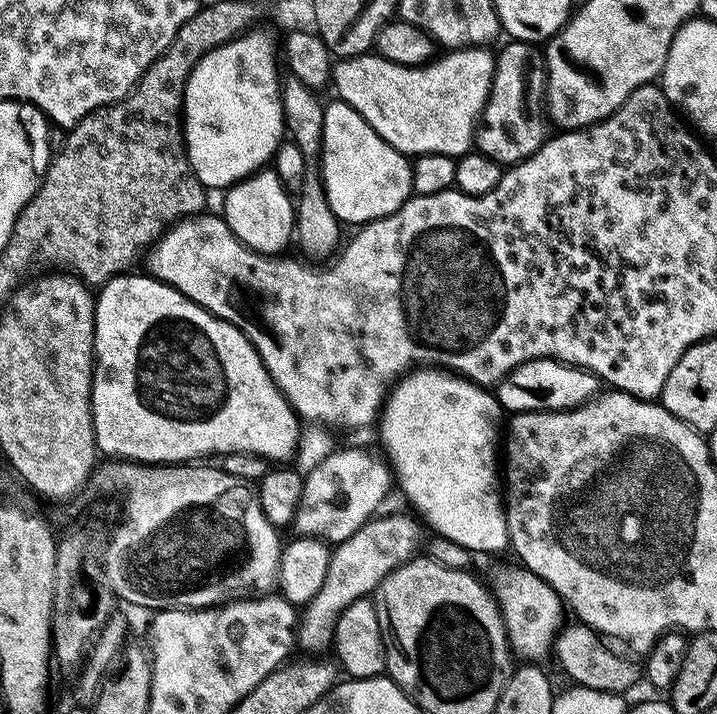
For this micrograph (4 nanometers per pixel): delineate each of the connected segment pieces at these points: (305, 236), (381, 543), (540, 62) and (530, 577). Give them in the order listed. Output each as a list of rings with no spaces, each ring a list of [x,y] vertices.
[[[287,77],[282,84],[281,100],[284,104],[286,126],[292,142],[302,151],[306,158],[307,170],[304,185],[300,189],[301,200],[297,203],[297,241],[303,250],[314,258],[326,258],[339,249],[340,231],[342,225],[337,216],[330,210],[329,200],[325,196],[323,173],[319,166],[324,147],[325,134],[325,105],[320,102],[321,97],[296,77]]]
[[[415,515],[384,516],[369,520],[354,538],[346,538],[346,542],[335,545],[330,574],[326,574],[326,586],[307,605],[305,614],[298,624],[298,644],[312,654],[322,654],[333,647],[336,639],[336,623],[338,618],[356,600],[371,597],[380,583],[398,570],[402,565],[417,559],[420,543],[424,540],[425,529]]]
[[[508,42],[496,56],[496,73],[484,115],[476,129],[474,148],[477,153],[501,166],[526,162],[550,139],[546,119],[548,69],[541,49],[534,44]]]
[[[500,568],[490,579],[490,587],[497,600],[500,610],[504,613],[504,621],[508,623],[508,641],[512,643],[513,653],[520,656],[524,662],[544,662],[553,655],[556,637],[565,627],[564,612],[566,605],[560,595],[549,584],[542,582],[527,568]]]

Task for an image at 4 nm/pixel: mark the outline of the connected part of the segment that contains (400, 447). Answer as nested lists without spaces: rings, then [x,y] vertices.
[[[428,366],[423,370],[413,371],[403,377],[391,389],[390,395],[384,405],[384,411],[378,421],[380,428],[380,440],[384,443],[387,459],[394,465],[395,475],[398,477],[398,488],[404,491],[404,496],[413,504],[415,515],[429,529],[433,528],[440,536],[445,536],[452,544],[457,544],[460,548],[465,548],[468,552],[508,552],[510,545],[508,542],[508,513],[506,511],[506,500],[502,495],[502,468],[496,465],[496,447],[502,444],[502,424],[500,419],[505,418],[506,412],[500,407],[497,397],[493,395],[487,387],[472,383],[471,380],[456,375],[451,370],[437,370]]]

